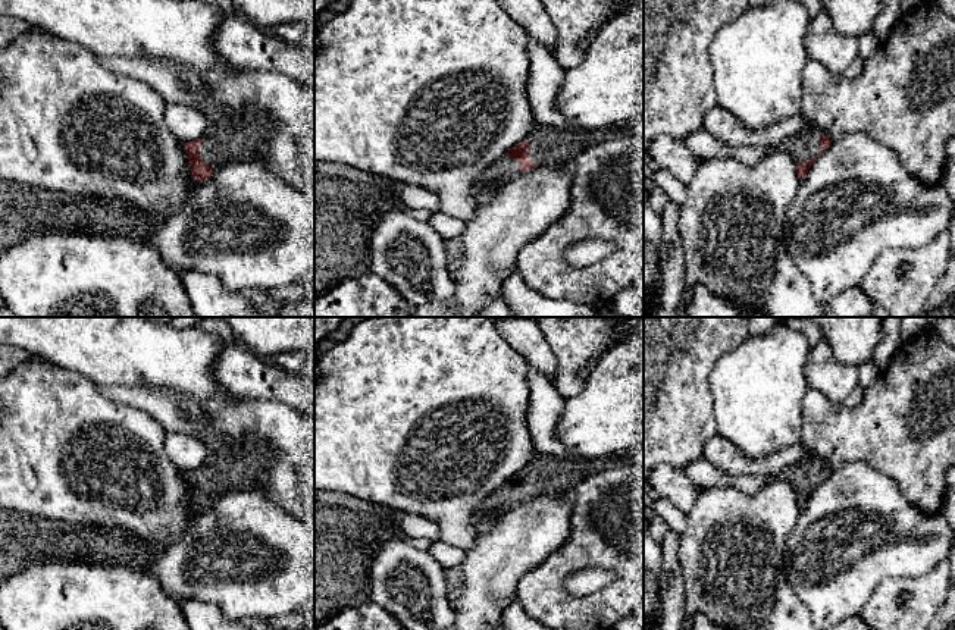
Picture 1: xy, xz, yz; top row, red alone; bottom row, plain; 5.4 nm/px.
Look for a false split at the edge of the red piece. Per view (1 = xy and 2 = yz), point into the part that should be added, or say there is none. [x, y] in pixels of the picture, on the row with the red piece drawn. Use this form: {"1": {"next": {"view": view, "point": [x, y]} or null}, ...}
{"1": {"next": {"view": "xy", "point": [231, 140]}}, "2": {"next": {"view": "yz", "point": [805, 146]}}}

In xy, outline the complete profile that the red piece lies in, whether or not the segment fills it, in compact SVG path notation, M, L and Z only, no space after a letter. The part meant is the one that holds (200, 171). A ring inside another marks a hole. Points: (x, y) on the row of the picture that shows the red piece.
M263 110L242 120L228 117L212 120L200 140L184 142L194 181L206 181L213 172L232 162L260 160L263 141L269 132L269 117Z

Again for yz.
M808 129L786 140L780 148L788 151L796 164L796 175L802 181L811 164L830 145L830 140L818 129Z

